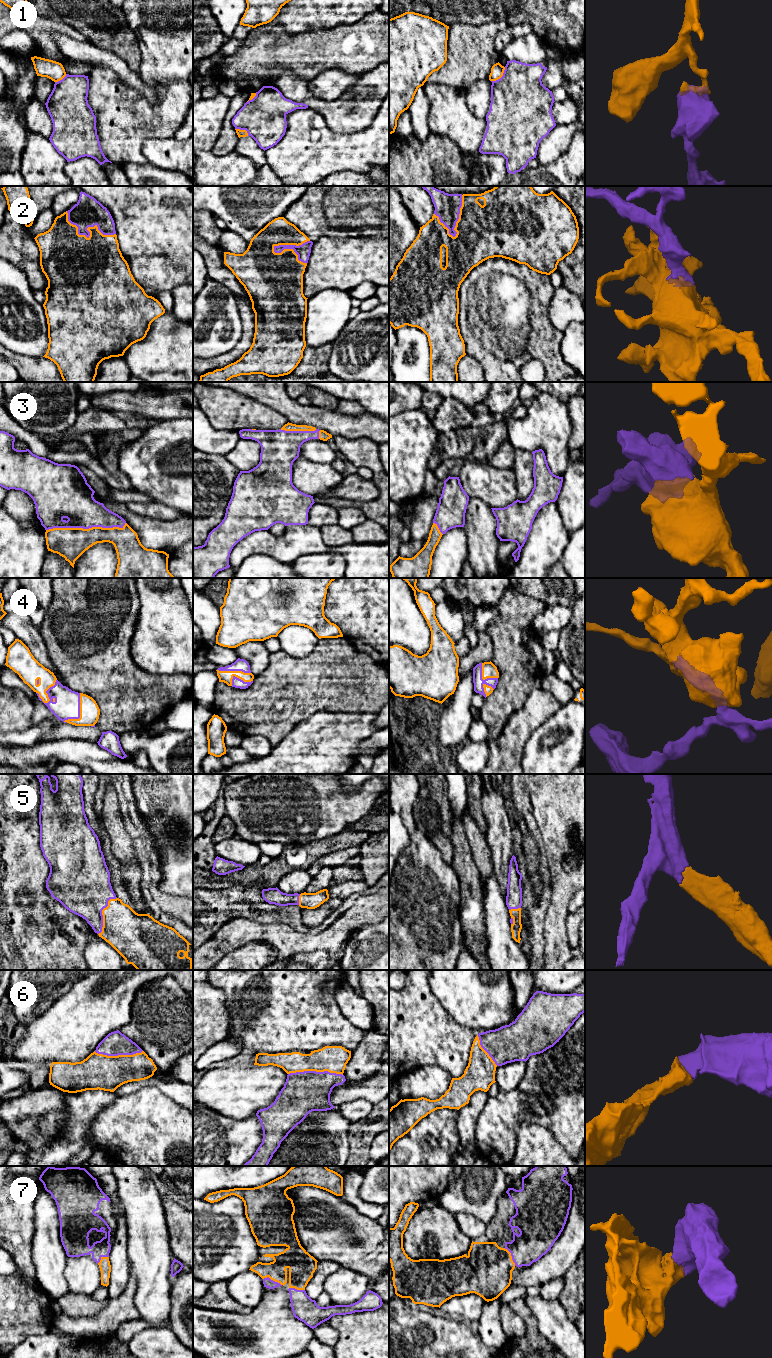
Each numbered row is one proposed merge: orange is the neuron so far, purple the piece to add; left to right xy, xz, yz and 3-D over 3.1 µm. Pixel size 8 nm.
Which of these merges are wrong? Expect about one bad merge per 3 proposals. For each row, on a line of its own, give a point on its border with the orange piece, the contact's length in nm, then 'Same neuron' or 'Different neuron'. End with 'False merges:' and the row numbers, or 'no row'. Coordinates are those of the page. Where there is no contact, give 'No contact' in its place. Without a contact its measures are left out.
1: Touches orange at yz (500, 77). Shared border 170 nm. Different neuron
2: Touches orange at xz (290, 249). Shared border 300 nm. Same neuron
3: Touches orange at xy (86, 529). Shared border 650 nm. Same neuron
4: Touches orange at xy (80, 713). Shared border 280 nm. Same neuron
5: Touches orange at xy (102, 914). Shared border 340 nm. Same neuron
6: Touches orange at xz (315, 1070). Shared border 440 nm. Same neuron
7: Touches orange at xz (272, 1279). Shared border 160 nm. Same neuron
False merges: 1

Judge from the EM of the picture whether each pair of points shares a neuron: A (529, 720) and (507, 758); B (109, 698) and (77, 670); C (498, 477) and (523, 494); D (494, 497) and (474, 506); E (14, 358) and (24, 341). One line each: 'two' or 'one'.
A: one
B: one
C: two
D: two
E: two

